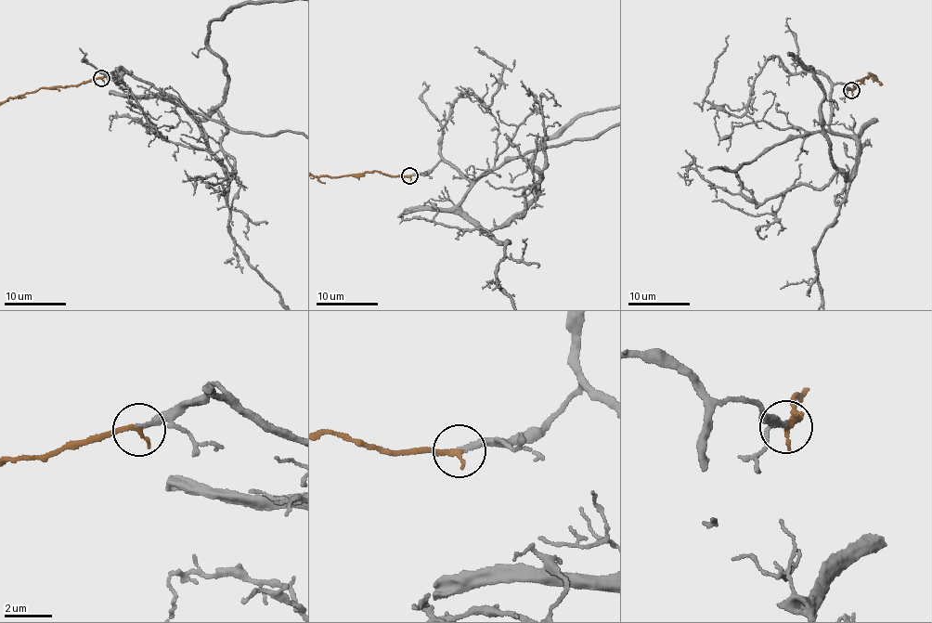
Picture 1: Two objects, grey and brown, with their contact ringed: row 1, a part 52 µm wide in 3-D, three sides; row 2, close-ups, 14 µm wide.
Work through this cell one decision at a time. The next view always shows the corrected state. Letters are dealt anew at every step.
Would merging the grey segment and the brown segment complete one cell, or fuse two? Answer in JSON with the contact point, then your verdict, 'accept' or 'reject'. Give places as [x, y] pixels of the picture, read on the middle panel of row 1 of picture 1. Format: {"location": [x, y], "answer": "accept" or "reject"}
{"location": [409, 175], "answer": "accept"}

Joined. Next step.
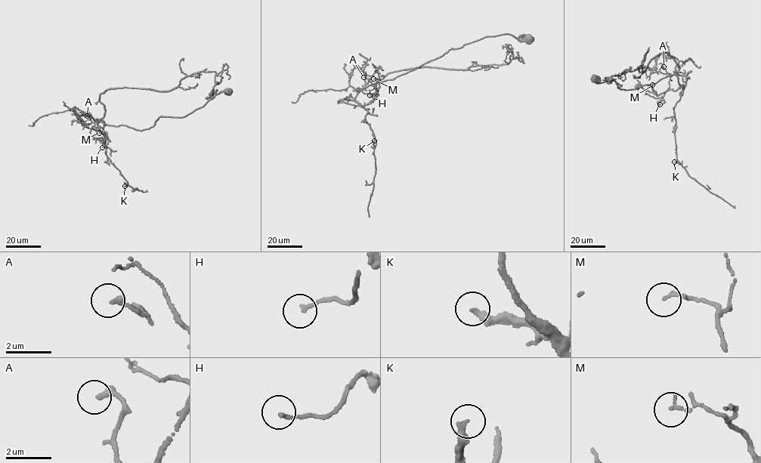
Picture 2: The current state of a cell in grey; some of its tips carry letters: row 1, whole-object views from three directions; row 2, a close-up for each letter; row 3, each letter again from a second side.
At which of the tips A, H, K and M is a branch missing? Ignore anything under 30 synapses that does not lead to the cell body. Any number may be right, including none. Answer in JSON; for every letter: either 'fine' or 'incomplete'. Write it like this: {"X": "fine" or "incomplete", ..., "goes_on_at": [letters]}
{"A": "fine", "H": "fine", "K": "fine", "M": "fine", "goes_on_at": []}

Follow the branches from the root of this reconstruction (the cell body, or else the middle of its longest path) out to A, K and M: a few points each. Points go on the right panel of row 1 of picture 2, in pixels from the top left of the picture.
A: (595, 78), (613, 79), (618, 87), (632, 89), (670, 75), (663, 66)
K: (595, 78), (613, 79), (626, 90), (672, 74), (685, 75), (673, 108), (679, 163), (674, 162)
M: (595, 78), (613, 79), (626, 90), (672, 74), (685, 77), (684, 87), (659, 94), (652, 84)

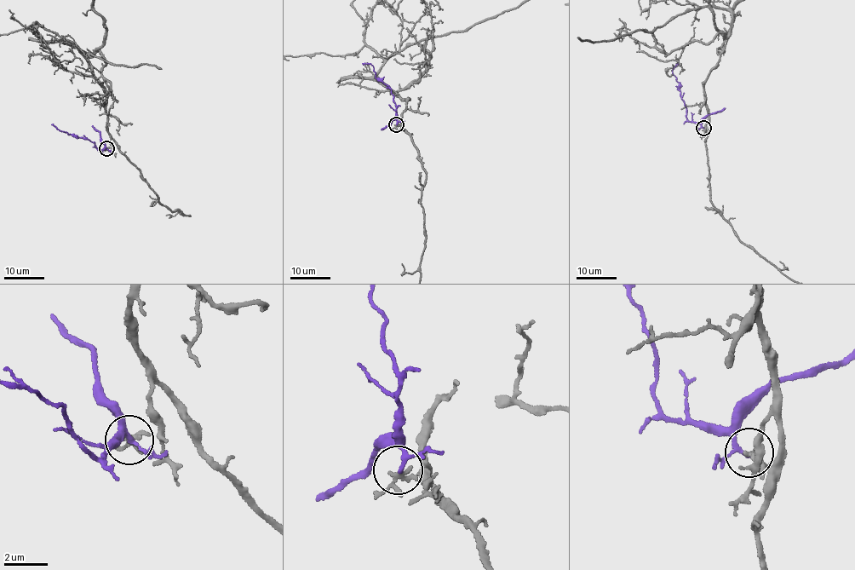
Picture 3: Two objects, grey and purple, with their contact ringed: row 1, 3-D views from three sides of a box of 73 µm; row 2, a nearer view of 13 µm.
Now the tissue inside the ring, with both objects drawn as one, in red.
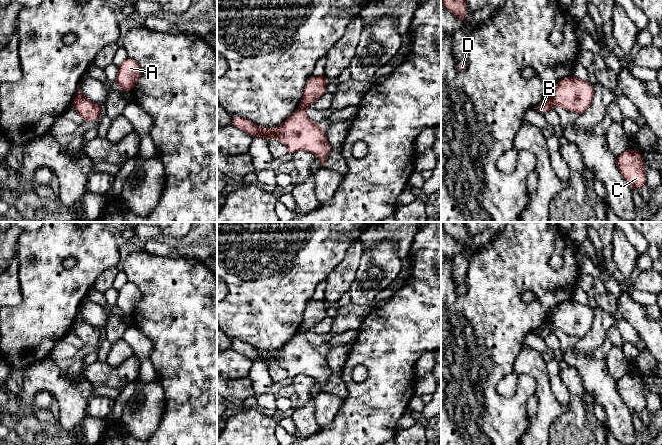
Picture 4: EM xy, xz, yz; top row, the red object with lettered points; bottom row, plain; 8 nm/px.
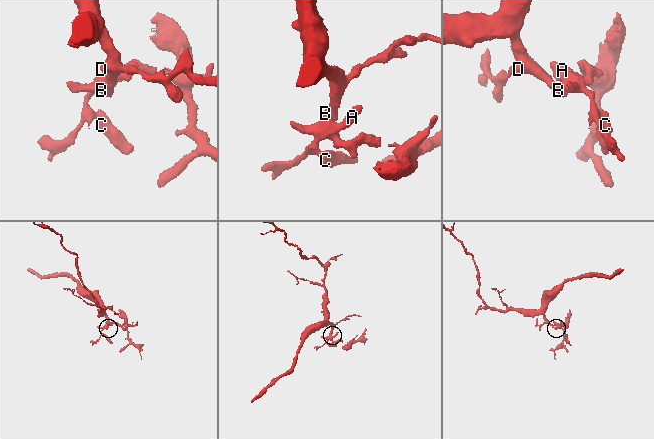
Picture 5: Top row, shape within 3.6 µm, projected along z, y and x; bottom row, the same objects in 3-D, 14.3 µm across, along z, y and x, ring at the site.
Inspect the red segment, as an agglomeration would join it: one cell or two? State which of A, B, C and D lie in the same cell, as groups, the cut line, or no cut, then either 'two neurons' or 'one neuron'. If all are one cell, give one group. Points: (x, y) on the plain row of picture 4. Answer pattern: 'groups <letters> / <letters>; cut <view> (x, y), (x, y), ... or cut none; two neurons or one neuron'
groups A C / B D; cut yz (549, 321), (554, 329); two neurons

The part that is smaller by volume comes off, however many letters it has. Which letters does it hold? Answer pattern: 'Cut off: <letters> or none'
Cut off: A, C

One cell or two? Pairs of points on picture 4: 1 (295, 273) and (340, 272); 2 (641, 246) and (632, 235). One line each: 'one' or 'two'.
1: two
2: one

